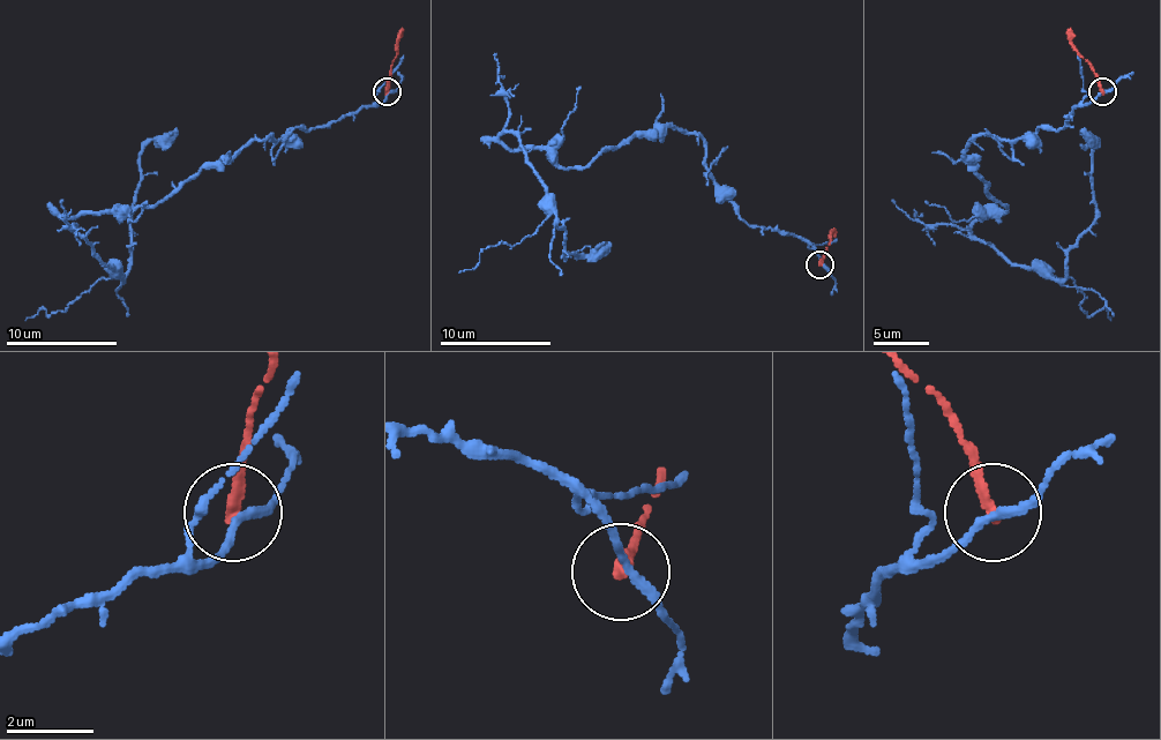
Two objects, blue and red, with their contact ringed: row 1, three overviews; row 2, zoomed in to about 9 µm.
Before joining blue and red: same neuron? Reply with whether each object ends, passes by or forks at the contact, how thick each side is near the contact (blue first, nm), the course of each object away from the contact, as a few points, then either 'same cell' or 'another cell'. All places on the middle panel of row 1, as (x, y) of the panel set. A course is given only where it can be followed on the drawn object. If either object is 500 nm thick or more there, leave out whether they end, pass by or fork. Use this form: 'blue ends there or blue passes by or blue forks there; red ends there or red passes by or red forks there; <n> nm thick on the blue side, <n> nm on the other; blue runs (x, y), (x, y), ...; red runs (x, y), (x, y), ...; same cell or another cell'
blue passes by; red ends there; 180 nm thick on the blue side, 220 nm on the other; blue runs (822, 263), (742, 219), (695, 133), (636, 131), (584, 166), (497, 139), (539, 178), (564, 258), (612, 244); red runs (819, 263), (836, 233); another cell

